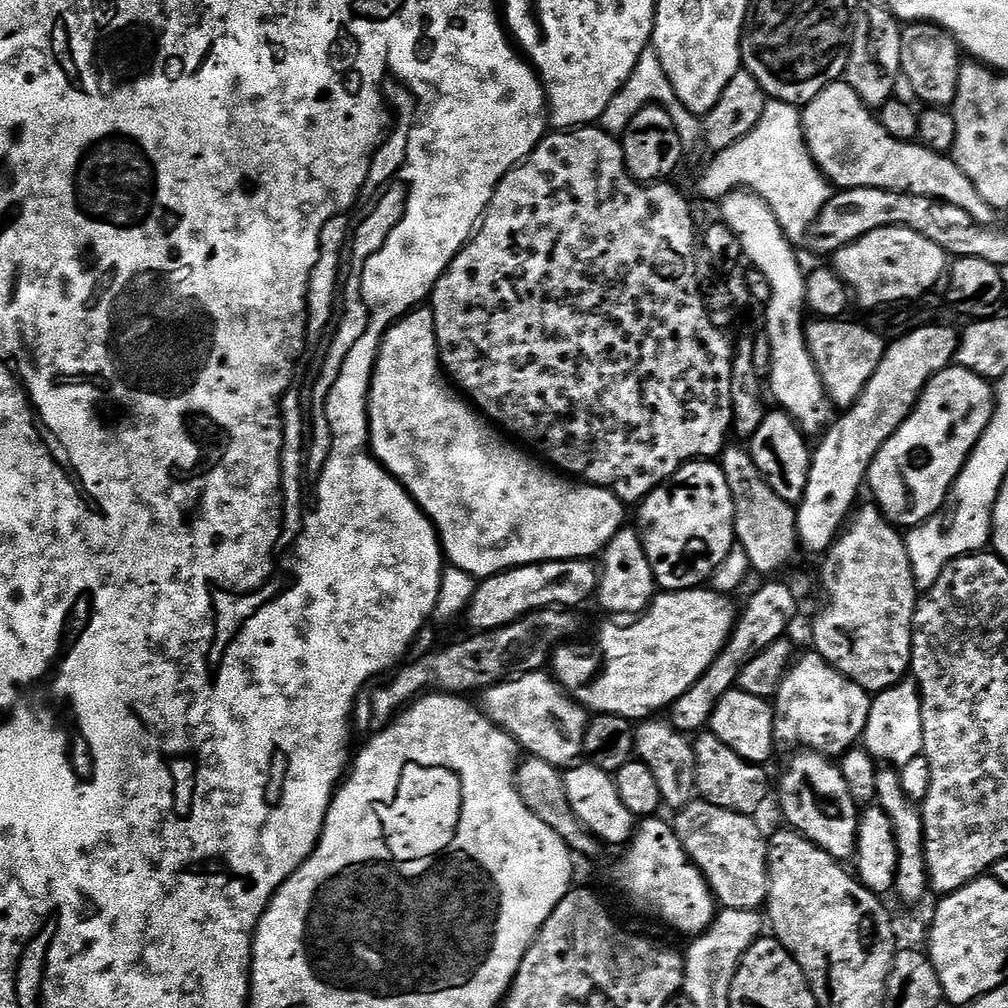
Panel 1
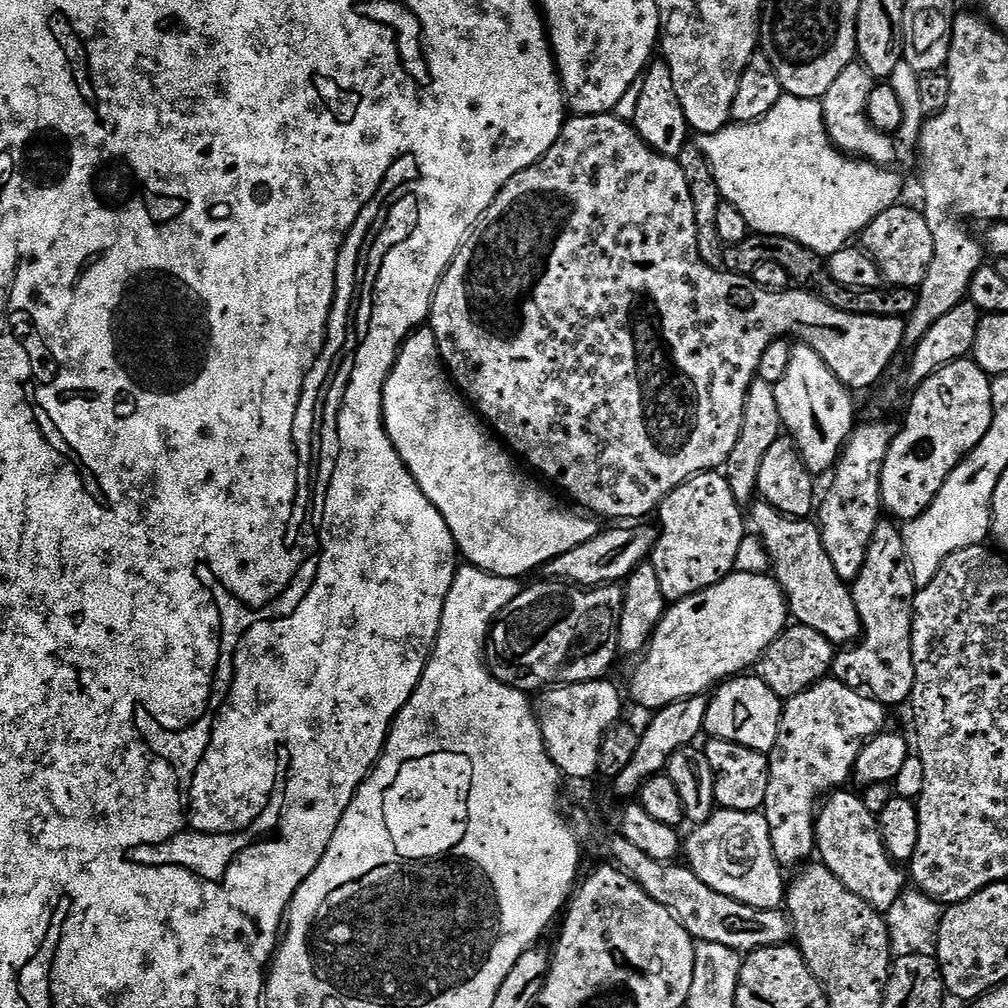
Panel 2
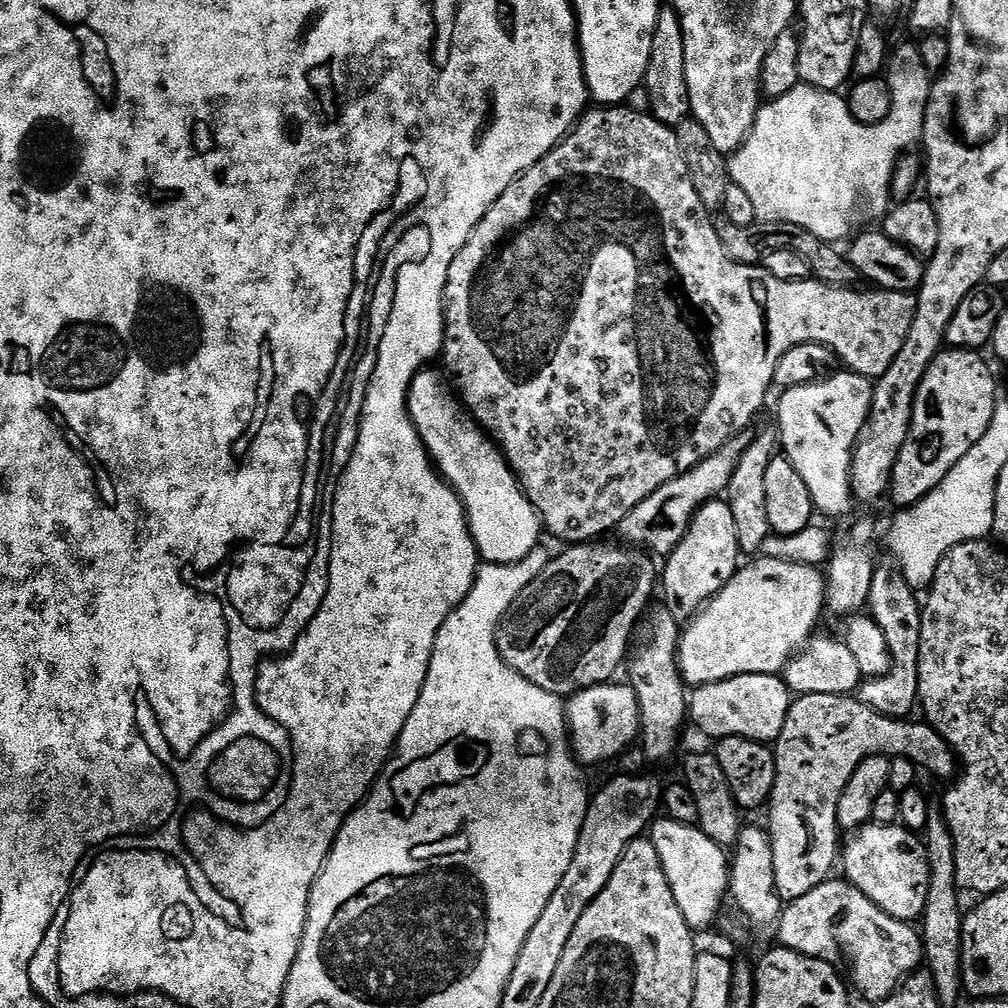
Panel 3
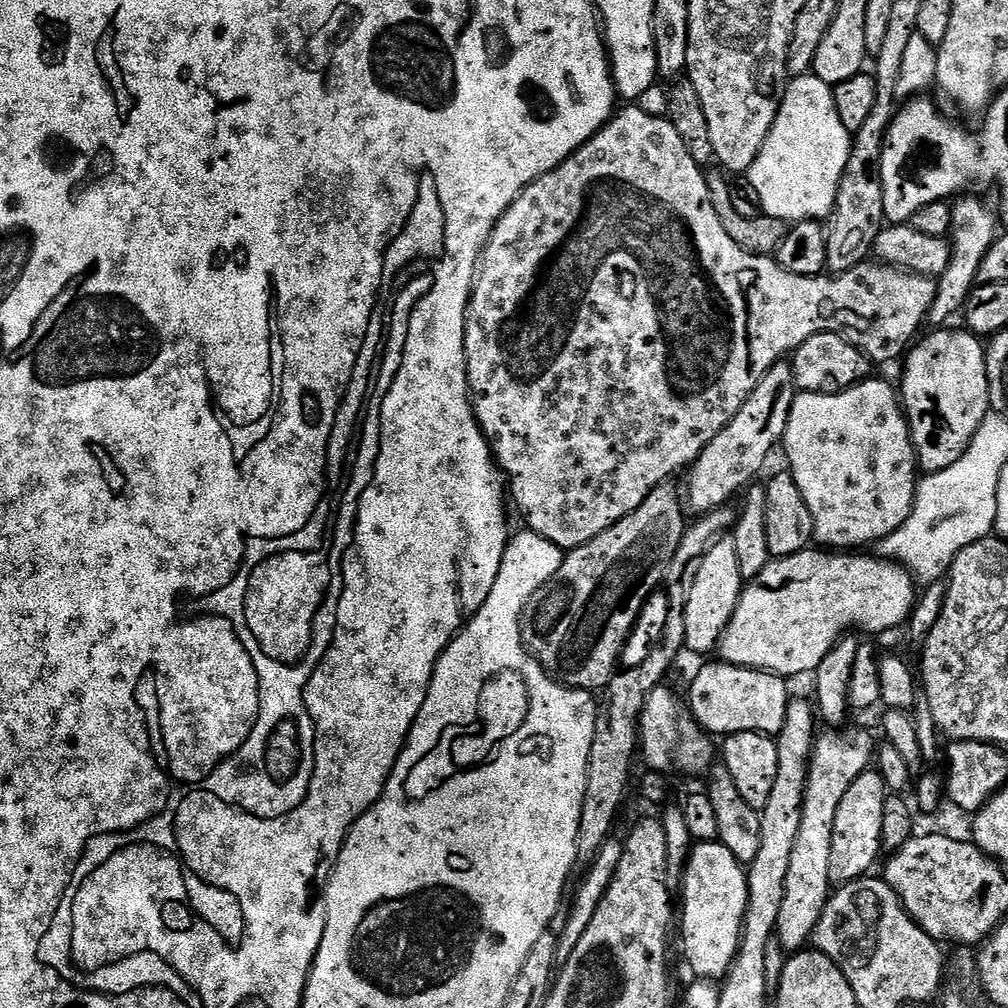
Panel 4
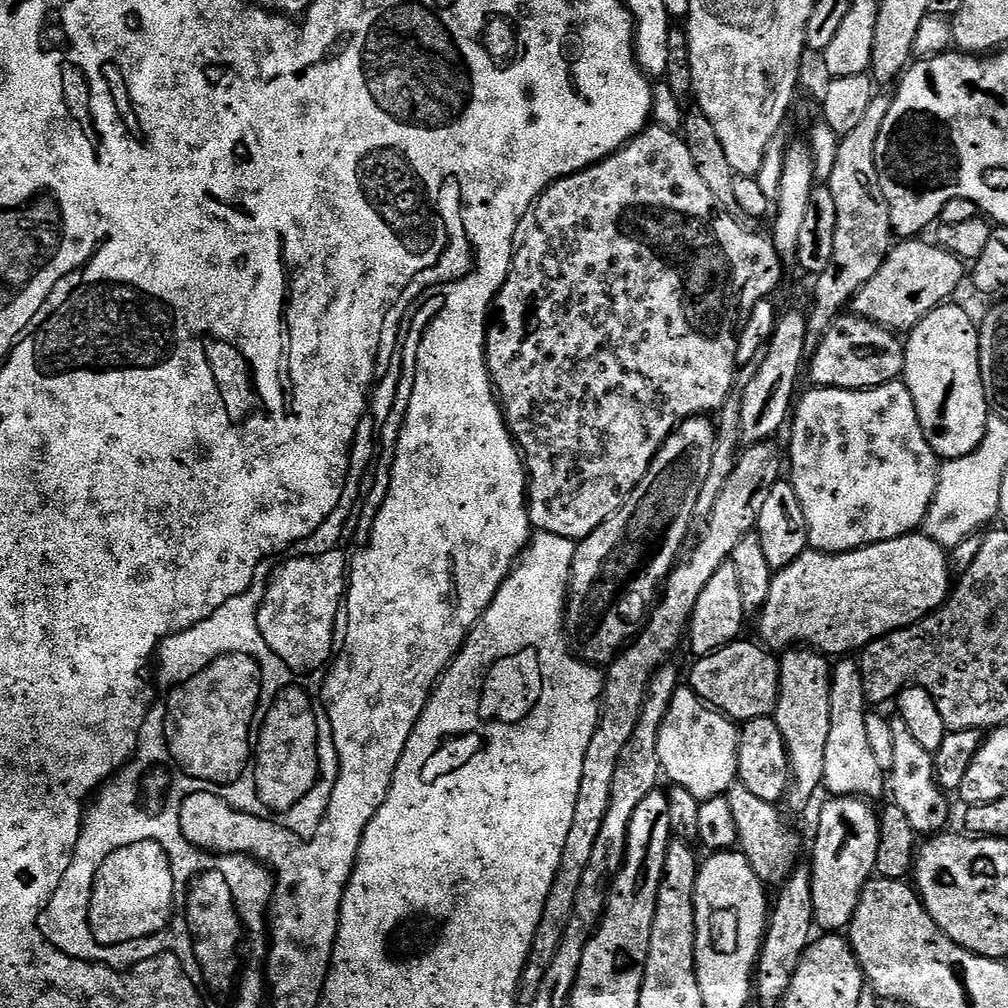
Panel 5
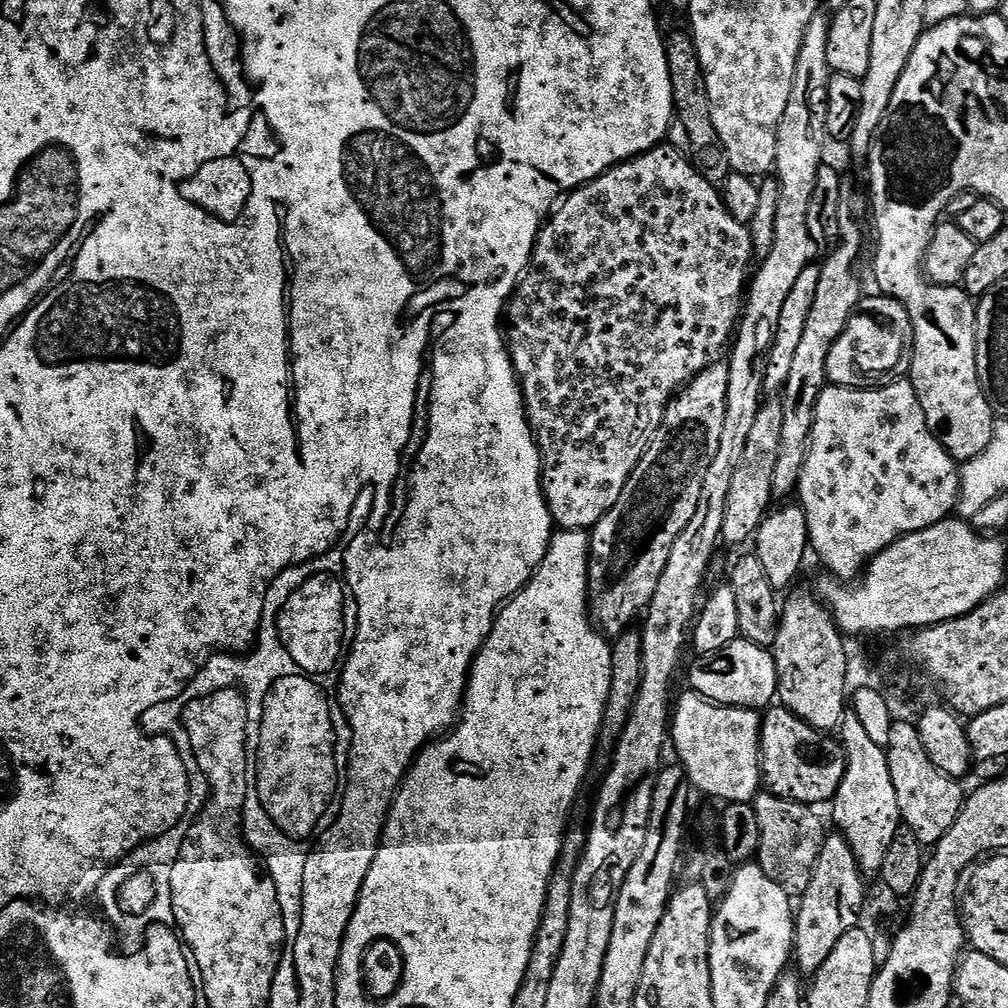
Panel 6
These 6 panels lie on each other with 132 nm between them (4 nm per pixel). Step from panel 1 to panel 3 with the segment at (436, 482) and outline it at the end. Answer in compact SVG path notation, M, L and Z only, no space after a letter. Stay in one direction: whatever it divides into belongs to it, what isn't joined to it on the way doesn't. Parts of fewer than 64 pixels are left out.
M432 370L417 372L408 391L408 413L420 435L420 441L432 458L436 471L447 480L448 485L454 489L460 501L464 504L464 513L468 515L468 529L476 540L476 550L481 561L490 564L513 564L530 550L534 550L542 537L540 516L529 502L524 489L516 481L512 467L504 459L504 453L496 447L487 432L472 419L463 403L458 399L453 385L443 375L439 376Z

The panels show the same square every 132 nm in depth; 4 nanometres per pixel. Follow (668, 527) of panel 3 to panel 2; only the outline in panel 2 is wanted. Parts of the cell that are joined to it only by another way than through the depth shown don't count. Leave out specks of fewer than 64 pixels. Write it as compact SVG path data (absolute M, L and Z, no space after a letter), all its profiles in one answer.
M640 522L635 526L605 527L594 538L590 538L590 542L582 542L582 546L574 546L574 550L566 550L566 554L554 558L547 565L547 575L582 588L599 588L602 584L627 580L639 564L651 557L652 548L656 545L657 529L647 528L646 525Z

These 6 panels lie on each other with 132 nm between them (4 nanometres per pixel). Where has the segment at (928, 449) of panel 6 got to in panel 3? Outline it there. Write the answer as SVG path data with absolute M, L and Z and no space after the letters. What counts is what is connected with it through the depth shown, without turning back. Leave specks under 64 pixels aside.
M847 370L821 378L815 384L803 384L797 388L783 389L780 400L780 448L783 455L798 470L802 482L806 482L806 490L810 490L813 509L824 516L848 516L852 512L854 497L852 494L852 452L856 449L856 441L860 431L872 409L873 381L856 372Z

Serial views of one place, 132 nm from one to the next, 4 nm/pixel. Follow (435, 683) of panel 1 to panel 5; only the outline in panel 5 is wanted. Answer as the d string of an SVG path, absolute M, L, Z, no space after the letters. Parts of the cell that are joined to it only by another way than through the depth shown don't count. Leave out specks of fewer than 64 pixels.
M707 415L692 416L675 428L652 460L650 470L646 470L646 478L642 478L628 501L605 524L598 526L594 534L577 543L572 577L568 583L564 626L575 655L584 663L597 666L612 663L617 653L644 627L658 589L667 581L669 572L677 563L688 528L693 527L692 515L698 506L698 494L702 494L702 486L706 486L706 477L714 462L716 424L708 420L711 419Z

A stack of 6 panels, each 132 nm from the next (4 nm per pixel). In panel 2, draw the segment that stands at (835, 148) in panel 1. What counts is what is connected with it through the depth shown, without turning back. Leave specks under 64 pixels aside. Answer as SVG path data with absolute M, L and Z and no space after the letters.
M859 62L848 64L846 70L842 70L838 78L834 78L830 90L826 90L826 94L820 100L824 125L828 131L828 139L841 152L853 158L869 160L872 164L892 166L895 165L897 141L889 133L874 130L866 114L866 98L870 98L873 83L874 78L864 64Z

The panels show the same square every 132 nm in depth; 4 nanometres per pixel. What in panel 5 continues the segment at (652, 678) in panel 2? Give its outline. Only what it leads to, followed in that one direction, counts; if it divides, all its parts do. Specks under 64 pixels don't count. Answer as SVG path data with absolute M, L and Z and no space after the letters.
M923 534L899 536L865 548L856 548L853 552L809 550L773 575L770 598L766 598L766 606L758 617L759 639L772 650L811 646L829 658L844 658L859 653L867 644L886 634L918 623L941 608L953 584L949 553L938 542Z

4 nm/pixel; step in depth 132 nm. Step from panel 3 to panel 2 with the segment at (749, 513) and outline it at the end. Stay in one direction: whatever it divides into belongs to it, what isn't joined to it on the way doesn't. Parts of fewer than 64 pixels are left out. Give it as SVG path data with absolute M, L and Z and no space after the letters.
M757 378L748 387L748 393L744 399L742 430L738 434L738 442L734 442L734 450L730 450L728 462L722 469L723 475L728 477L730 494L734 494L734 498L741 506L753 503L757 495L758 470L762 467L762 458L766 458L770 446L774 446L774 442L780 439L782 439L782 425L776 401L776 386Z

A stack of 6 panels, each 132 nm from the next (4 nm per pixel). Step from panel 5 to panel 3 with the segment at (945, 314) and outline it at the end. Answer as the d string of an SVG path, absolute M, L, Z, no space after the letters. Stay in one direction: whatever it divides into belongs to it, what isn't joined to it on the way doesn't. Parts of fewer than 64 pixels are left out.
M948 348L942 350L930 362L930 370L926 370L926 378L922 378L922 386L918 386L918 394L914 402L914 414L912 415L912 429L908 435L906 446L902 446L902 454L898 454L898 462L892 471L892 482L890 485L890 500L897 505L897 509L903 510L916 504L986 434L986 426L990 426L990 418L994 418L994 410L998 393L996 393L996 380L988 369L988 364L983 360L981 353L966 348Z

